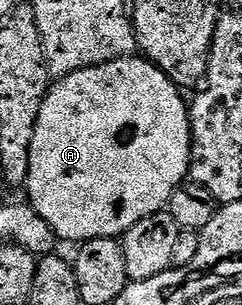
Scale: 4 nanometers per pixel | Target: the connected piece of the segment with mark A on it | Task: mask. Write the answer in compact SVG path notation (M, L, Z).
M144 56L116 58L98 66L83 68L79 72L71 72L67 76L56 79L50 85L45 93L43 104L39 108L39 120L35 120L35 136L31 136L31 168L27 183L27 191L29 190L27 202L35 212L39 212L39 216L43 216L43 220L47 220L47 224L51 224L51 228L57 233L62 243L80 244L100 238L120 239L131 228L135 228L139 220L147 220L147 216L160 214L168 207L172 194L189 178L193 133L189 119L190 103L187 98L185 102L184 97L186 98L186 95L181 87L175 85L154 62L150 62Z

